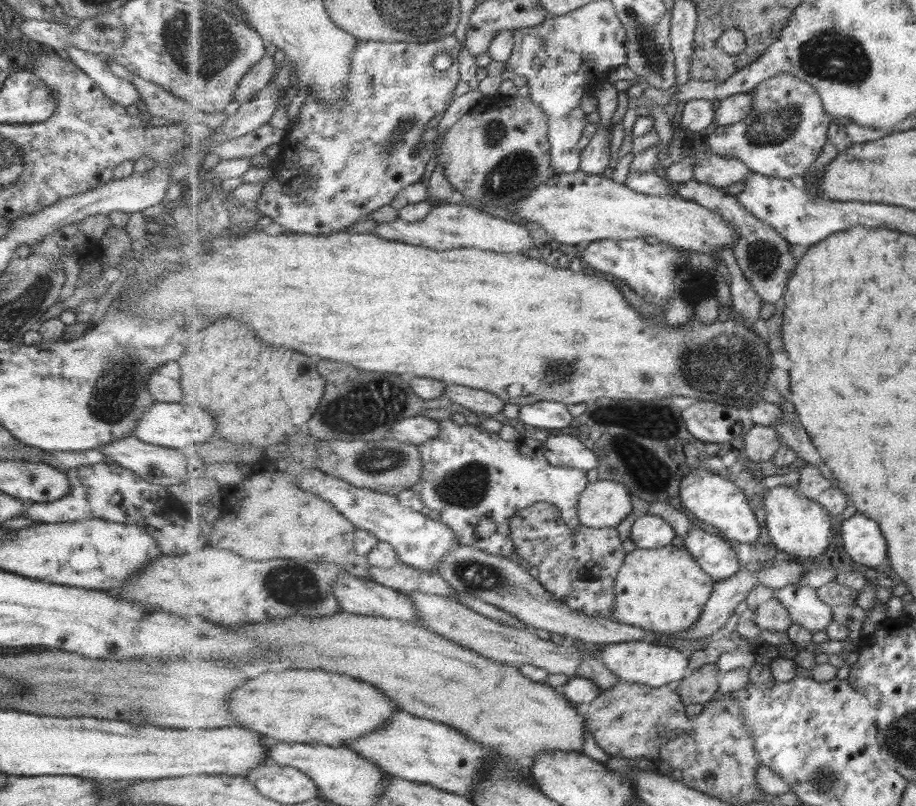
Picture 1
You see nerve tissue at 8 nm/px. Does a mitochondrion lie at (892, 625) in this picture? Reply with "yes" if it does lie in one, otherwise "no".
no

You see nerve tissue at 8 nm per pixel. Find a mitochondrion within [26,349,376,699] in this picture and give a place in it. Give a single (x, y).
(113, 399)

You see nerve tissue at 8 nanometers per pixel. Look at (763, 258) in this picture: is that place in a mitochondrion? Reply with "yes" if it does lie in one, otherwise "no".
yes

